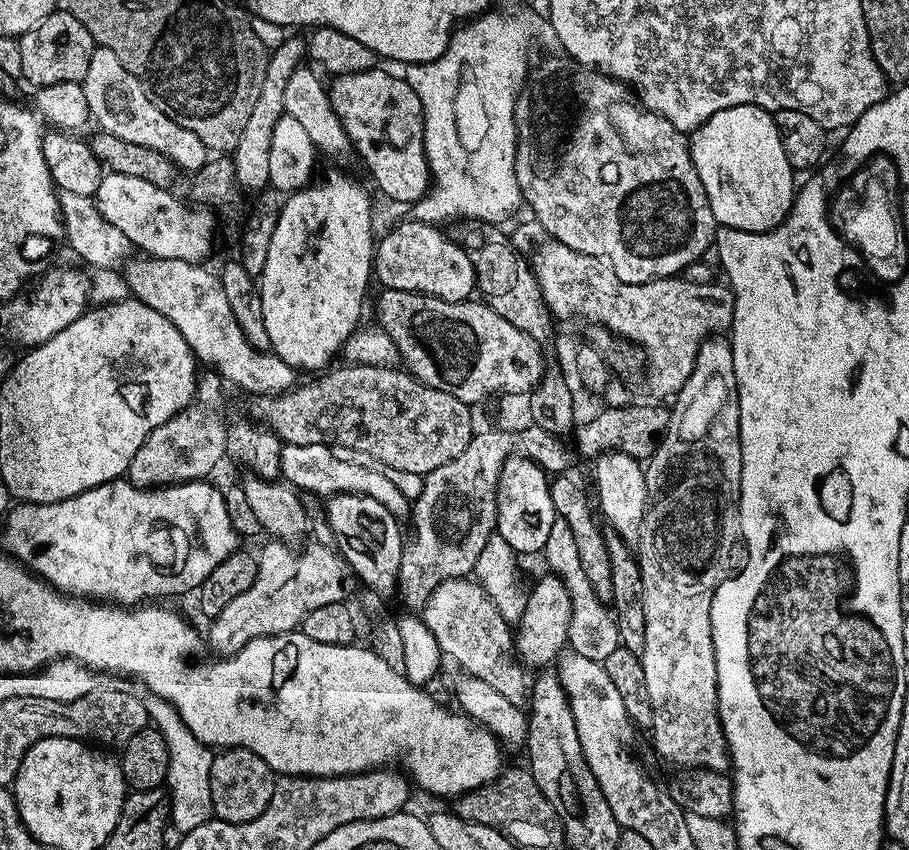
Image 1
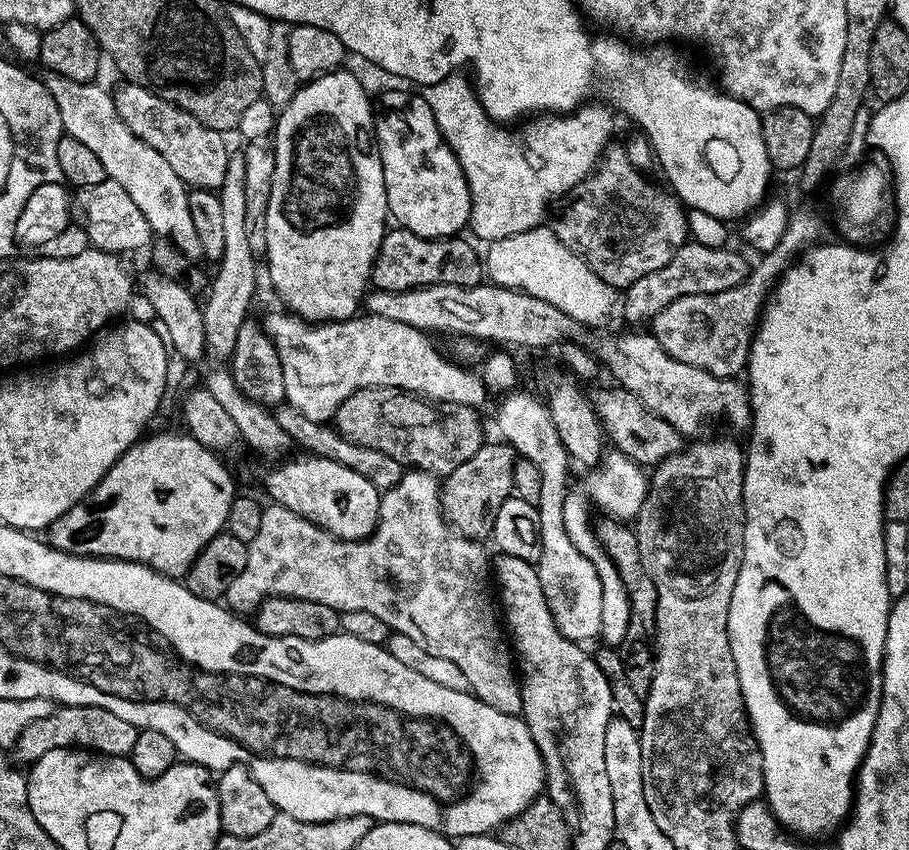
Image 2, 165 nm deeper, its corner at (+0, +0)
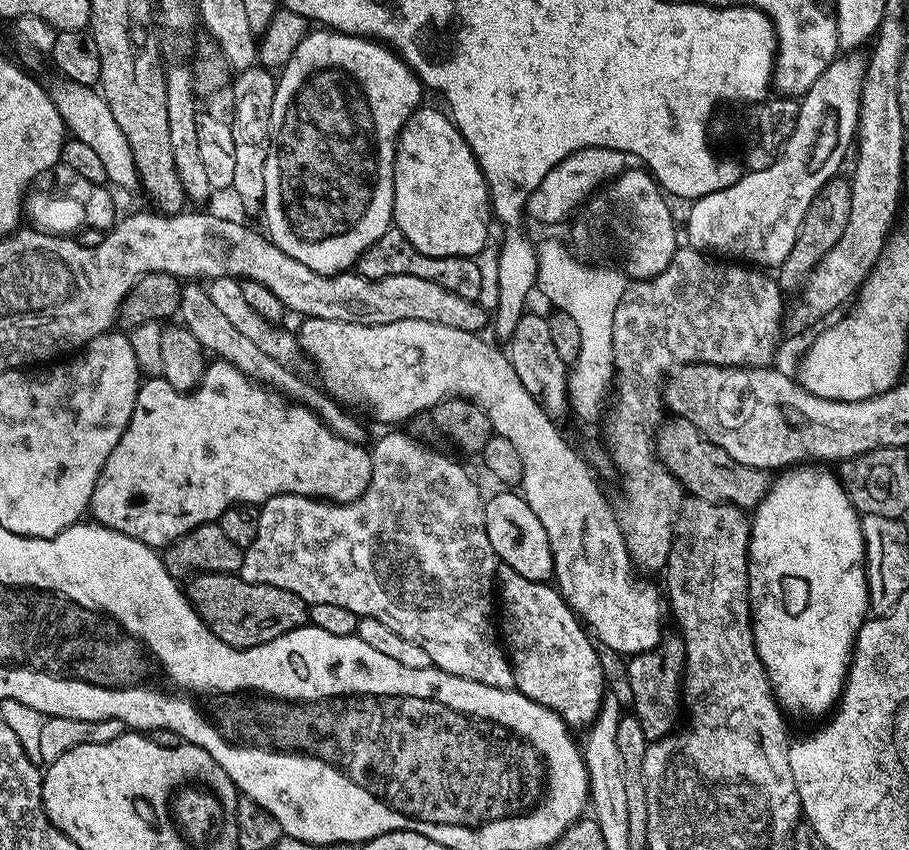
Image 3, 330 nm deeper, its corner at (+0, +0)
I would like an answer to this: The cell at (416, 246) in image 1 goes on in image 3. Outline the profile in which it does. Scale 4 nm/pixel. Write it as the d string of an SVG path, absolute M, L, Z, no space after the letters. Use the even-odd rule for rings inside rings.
M393 226L374 242L354 265L354 271L358 276L365 276L371 280L378 278L390 278L394 274L410 274L410 278L426 278L426 282L434 282L434 286L442 286L442 290L450 290L450 294L458 294L458 298L477 301L481 293L481 271L478 270L478 262L470 256L447 256L438 258L430 254L422 254L402 234L399 228Z

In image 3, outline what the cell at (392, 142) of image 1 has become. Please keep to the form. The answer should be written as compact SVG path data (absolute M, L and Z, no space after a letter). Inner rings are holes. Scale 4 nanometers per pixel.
M427 106L417 108L396 140L392 219L422 254L475 258L490 244L488 183L463 134L441 112Z

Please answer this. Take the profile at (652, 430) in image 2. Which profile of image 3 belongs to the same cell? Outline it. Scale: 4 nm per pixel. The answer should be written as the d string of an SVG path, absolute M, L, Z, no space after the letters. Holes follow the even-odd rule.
M665 419L656 430L654 447L662 466L666 466L666 470L674 474L674 478L678 478L689 497L755 510L768 493L770 476L765 469L742 466L742 462L734 462L734 458L730 458L730 454L726 454L722 446L714 446L714 442L707 440L689 420Z

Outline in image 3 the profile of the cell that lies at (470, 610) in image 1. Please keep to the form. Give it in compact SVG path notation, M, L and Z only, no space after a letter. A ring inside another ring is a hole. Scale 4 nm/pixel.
M388 430L384 437L371 445L372 470L368 478L368 488L354 502L349 504L334 504L330 500L322 500L314 496L299 496L298 494L282 494L259 505L258 538L250 547L244 549L244 561L238 575L246 582L278 586L282 590L290 590L298 594L305 604L316 603L346 606L357 616L378 618L378 622L390 626L394 634L402 634L402 638L410 638L410 642L418 642L426 654L430 654L433 665L446 674L454 674L458 678L470 678L470 682L482 682L482 686L495 688L511 688L512 662L498 635L498 620L494 615L494 585L498 561L494 546L490 546L490 538L486 534L486 518L484 517L485 497L480 497L480 488L472 481L472 476L456 460L419 444L412 436L400 432L404 430Z

